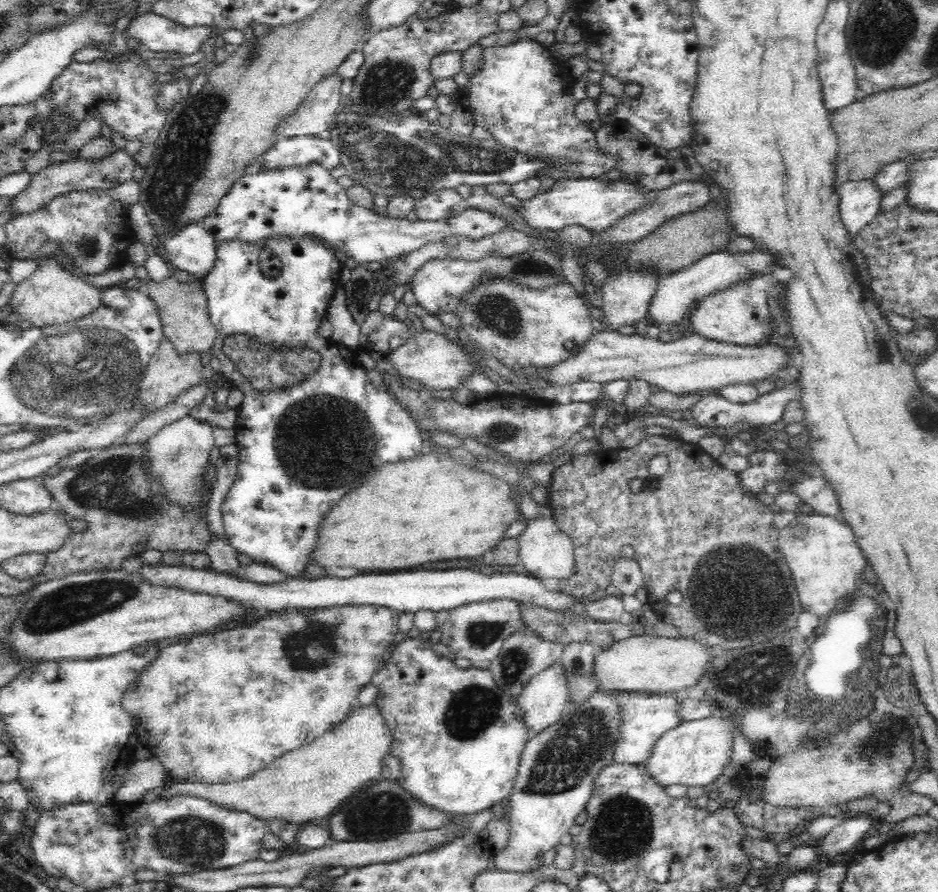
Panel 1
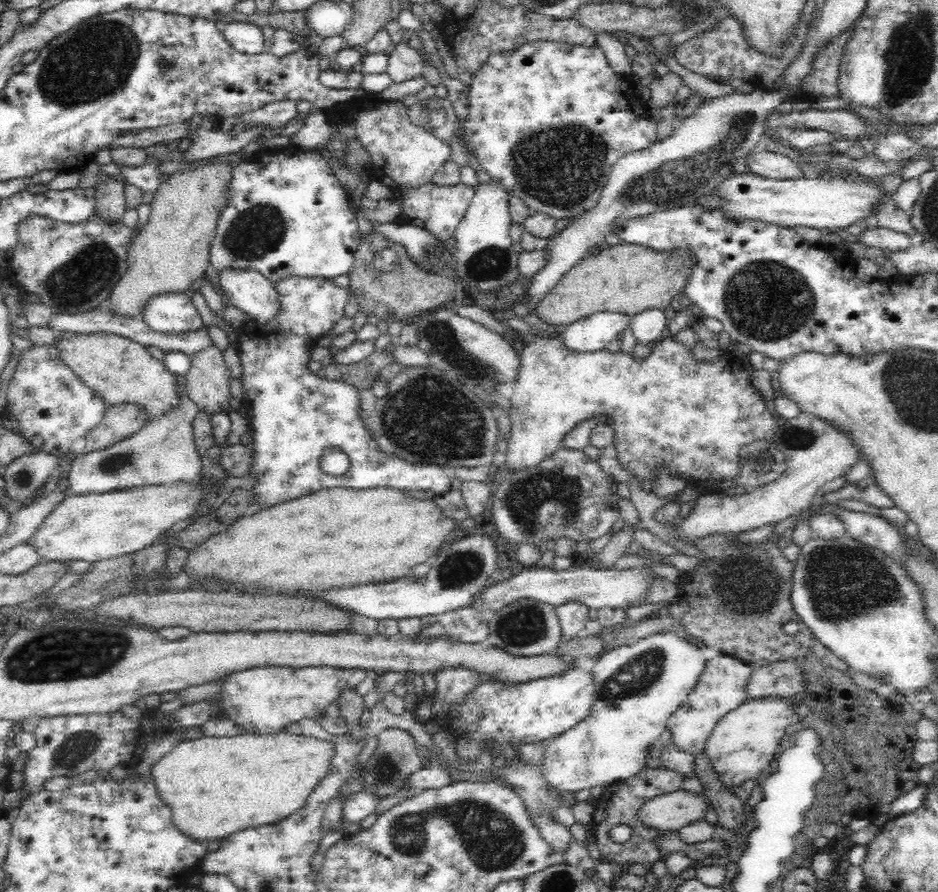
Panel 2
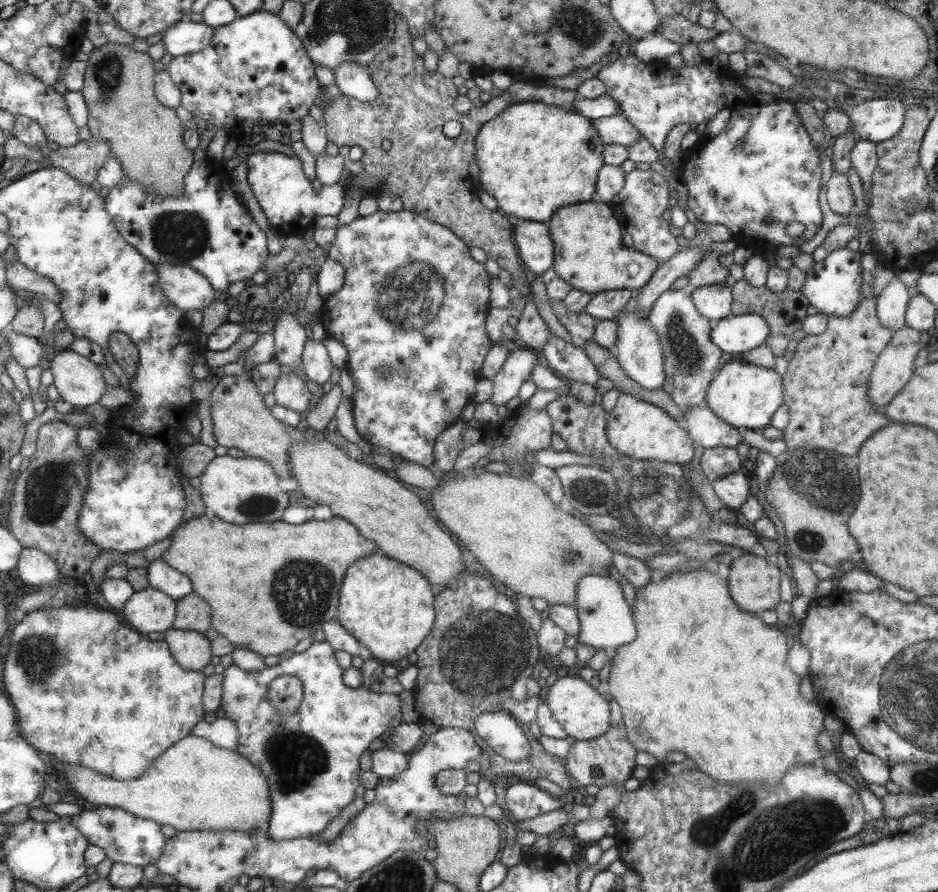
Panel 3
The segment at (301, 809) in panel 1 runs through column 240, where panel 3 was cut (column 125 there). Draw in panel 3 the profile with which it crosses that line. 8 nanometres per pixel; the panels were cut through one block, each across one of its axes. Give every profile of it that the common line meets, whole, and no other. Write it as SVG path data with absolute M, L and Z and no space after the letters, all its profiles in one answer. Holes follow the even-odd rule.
M190 734L184 739L178 740L169 747L165 756L157 756L151 768L145 768L149 772L139 775L137 780L113 780L105 774L99 774L91 768L77 766L77 764L63 764L67 787L71 787L79 797L97 807L121 808L135 817L152 819L157 824L168 825L175 831L207 831L207 832L249 832L253 828L267 826L269 816L272 815L272 798L268 778L261 773L261 769L253 765L239 753L217 747L212 741Z

